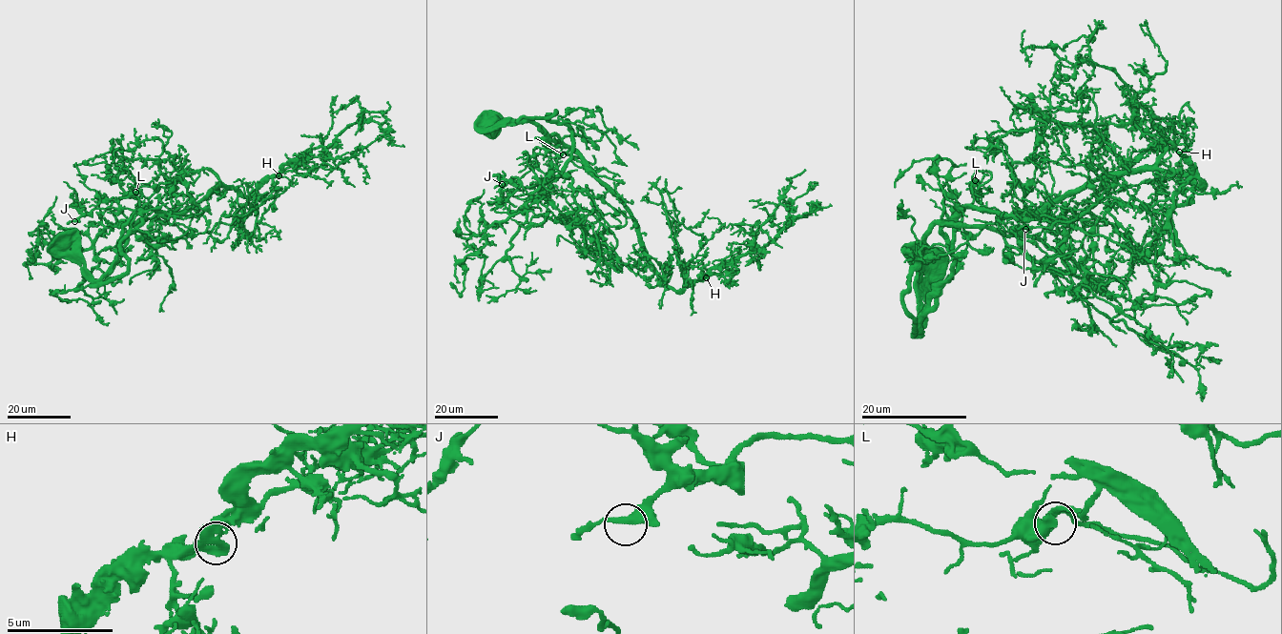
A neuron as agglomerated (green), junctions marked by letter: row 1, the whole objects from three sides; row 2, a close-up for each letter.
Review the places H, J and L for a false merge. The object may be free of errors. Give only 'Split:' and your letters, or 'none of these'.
Split: none of these

